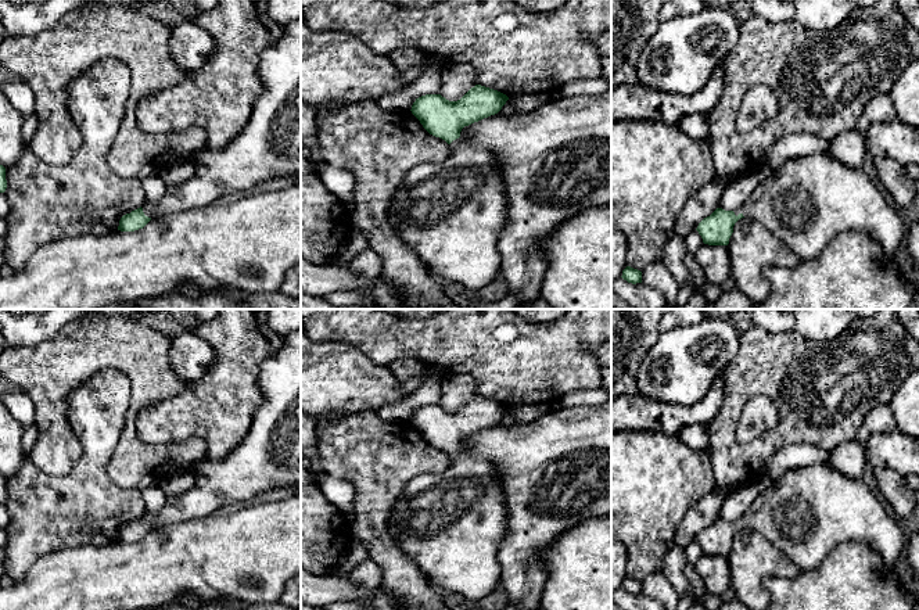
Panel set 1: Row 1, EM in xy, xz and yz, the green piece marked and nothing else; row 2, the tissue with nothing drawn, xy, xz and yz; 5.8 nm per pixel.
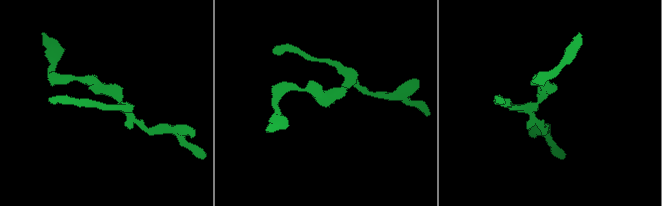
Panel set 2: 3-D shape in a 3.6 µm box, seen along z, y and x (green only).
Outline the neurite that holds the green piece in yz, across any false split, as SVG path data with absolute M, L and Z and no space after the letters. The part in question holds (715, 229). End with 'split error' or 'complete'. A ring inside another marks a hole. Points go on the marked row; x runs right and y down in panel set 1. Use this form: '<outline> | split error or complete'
M816 152L785 162L772 177L765 179L736 211L717 208L704 218L697 232L704 244L728 245L735 223L742 218L758 220L787 244L800 261L816 258L840 233L862 232L877 241L883 254L894 258L902 238L902 220L887 204L870 177L861 168L850 168Z | split error

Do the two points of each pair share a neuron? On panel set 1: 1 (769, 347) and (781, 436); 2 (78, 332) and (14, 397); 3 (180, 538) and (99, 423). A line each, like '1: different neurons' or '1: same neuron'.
1: same neuron
2: different neurons
3: different neurons

